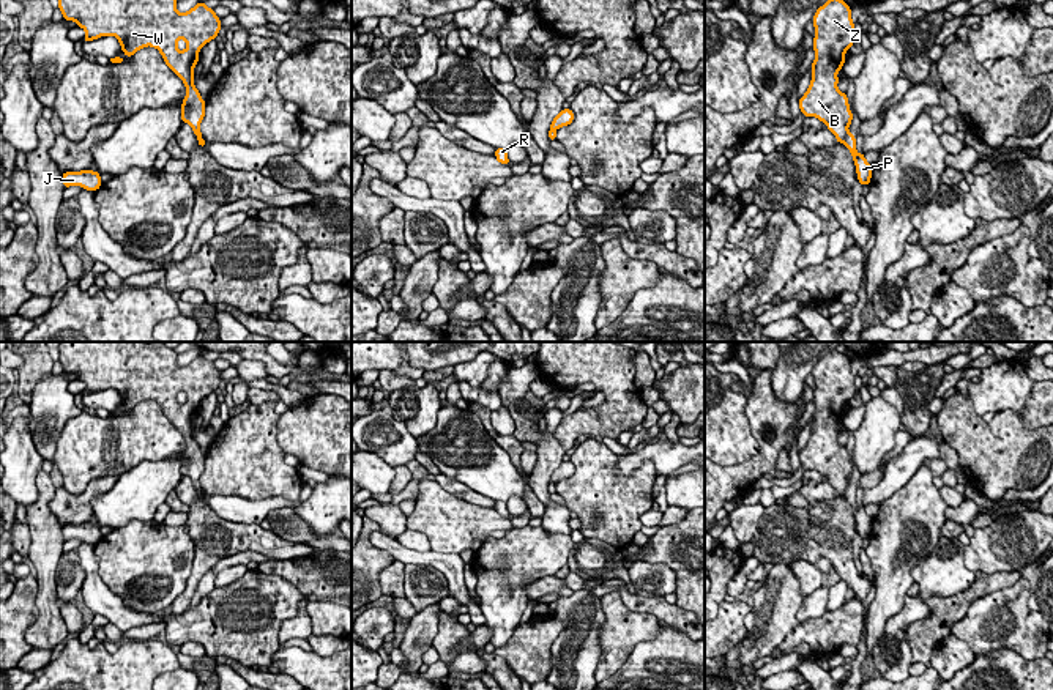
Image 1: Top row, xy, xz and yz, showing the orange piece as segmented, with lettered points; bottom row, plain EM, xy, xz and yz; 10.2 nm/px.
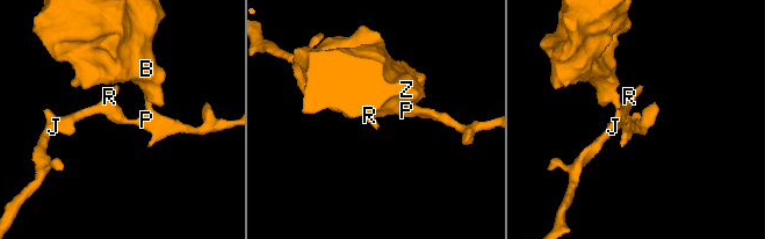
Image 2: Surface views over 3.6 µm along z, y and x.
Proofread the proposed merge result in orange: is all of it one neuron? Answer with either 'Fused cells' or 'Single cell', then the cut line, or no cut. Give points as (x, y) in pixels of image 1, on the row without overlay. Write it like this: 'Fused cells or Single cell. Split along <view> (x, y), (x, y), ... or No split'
Fused cells. Split along yz (848, 485), (844, 493)

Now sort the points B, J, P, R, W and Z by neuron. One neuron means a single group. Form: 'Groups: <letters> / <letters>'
Groups: B W Z / J P R

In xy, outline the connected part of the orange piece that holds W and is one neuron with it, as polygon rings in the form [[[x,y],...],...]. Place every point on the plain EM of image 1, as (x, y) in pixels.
[[[60,342],[58,361],[66,375],[74,373],[87,388],[84,395],[115,389],[126,410],[151,399],[183,433],[186,449],[181,474],[202,492],[200,476],[207,455],[194,440],[194,419],[200,402],[222,381],[221,372],[203,354],[188,365],[177,364],[178,353],[164,342]]]

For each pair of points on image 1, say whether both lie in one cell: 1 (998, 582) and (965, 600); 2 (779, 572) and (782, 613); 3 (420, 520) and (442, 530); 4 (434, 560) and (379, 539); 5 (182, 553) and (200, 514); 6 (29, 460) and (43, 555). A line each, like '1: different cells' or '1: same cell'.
1: same cell
2: same cell
3: same cell
4: same cell
5: different cells
6: different cells

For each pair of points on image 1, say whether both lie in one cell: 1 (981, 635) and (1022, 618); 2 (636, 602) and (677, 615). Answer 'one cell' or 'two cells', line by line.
1: one cell
2: one cell

